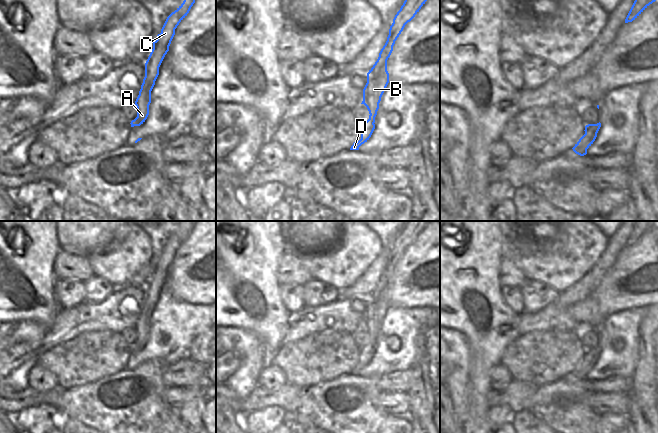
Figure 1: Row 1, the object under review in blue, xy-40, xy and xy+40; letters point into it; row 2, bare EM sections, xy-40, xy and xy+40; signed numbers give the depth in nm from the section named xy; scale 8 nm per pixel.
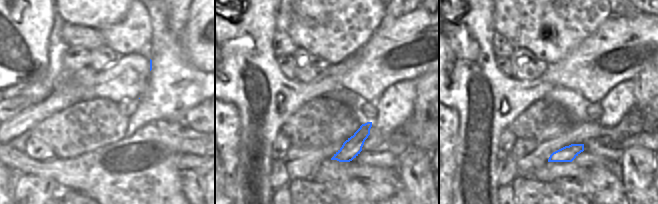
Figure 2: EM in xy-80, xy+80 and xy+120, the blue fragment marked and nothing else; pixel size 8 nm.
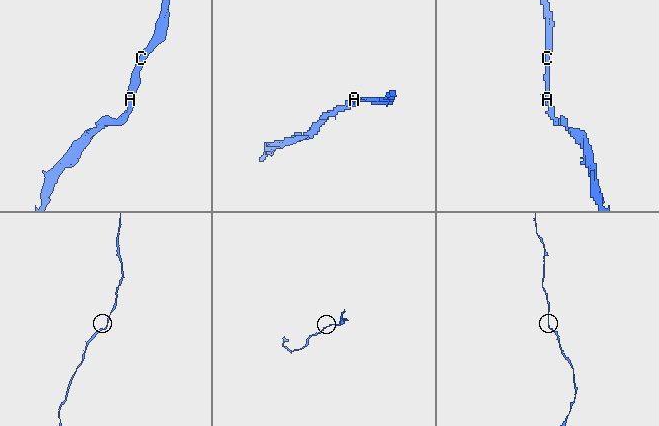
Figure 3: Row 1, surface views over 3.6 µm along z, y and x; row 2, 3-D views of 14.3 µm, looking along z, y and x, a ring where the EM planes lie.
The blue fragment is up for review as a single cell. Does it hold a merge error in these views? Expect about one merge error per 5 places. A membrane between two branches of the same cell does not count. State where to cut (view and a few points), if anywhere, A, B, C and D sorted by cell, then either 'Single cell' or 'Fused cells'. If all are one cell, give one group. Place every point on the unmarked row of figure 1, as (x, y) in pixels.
No split. Groups: A B C D. Single cell.

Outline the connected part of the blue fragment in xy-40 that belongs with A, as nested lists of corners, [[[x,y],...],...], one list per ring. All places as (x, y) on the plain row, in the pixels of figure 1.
[[[185,221],[183,227],[167,241],[161,257],[157,259],[157,264],[153,265],[153,273],[145,287],[145,301],[135,325],[137,341],[131,345],[131,351],[140,350],[147,343],[151,327],[151,315],[159,299],[159,291],[169,275],[169,270],[175,259],[175,253],[187,240],[195,227],[195,223],[196,221]]]

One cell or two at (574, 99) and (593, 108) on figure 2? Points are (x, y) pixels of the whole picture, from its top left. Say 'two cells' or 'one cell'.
two cells

